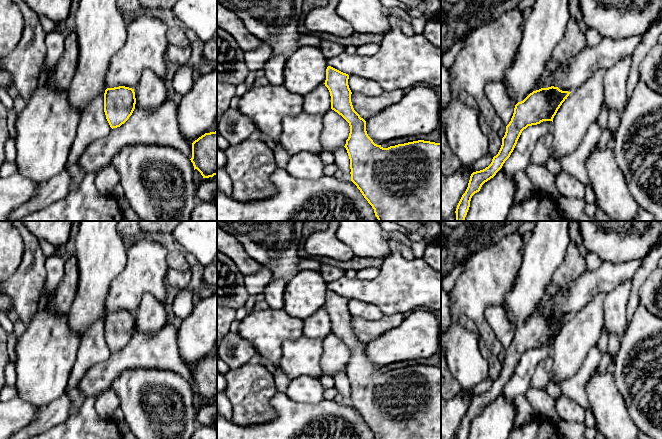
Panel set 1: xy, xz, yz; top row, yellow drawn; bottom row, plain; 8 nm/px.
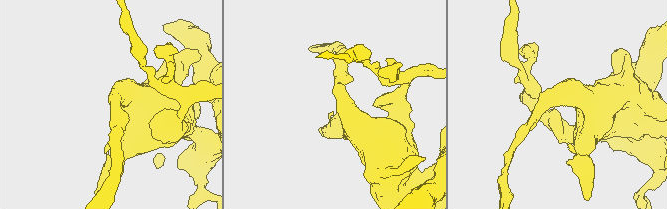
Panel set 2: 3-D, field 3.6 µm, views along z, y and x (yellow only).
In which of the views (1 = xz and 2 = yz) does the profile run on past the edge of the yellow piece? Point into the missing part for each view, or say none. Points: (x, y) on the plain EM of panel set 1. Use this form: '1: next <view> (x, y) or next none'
1: next none
2: next none

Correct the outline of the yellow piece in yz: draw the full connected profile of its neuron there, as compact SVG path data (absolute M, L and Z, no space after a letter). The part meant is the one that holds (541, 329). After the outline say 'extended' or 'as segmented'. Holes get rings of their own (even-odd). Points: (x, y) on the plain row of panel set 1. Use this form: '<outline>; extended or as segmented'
M554 310L541 312L533 315L515 329L498 378L493 381L488 391L471 398L468 411L457 429L456 439L467 439L472 420L479 416L482 409L493 402L502 392L513 376L522 355L528 350L537 349L543 345L553 346L558 333L570 317Z; as segmented

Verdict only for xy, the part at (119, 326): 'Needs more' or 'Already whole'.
Already whole

